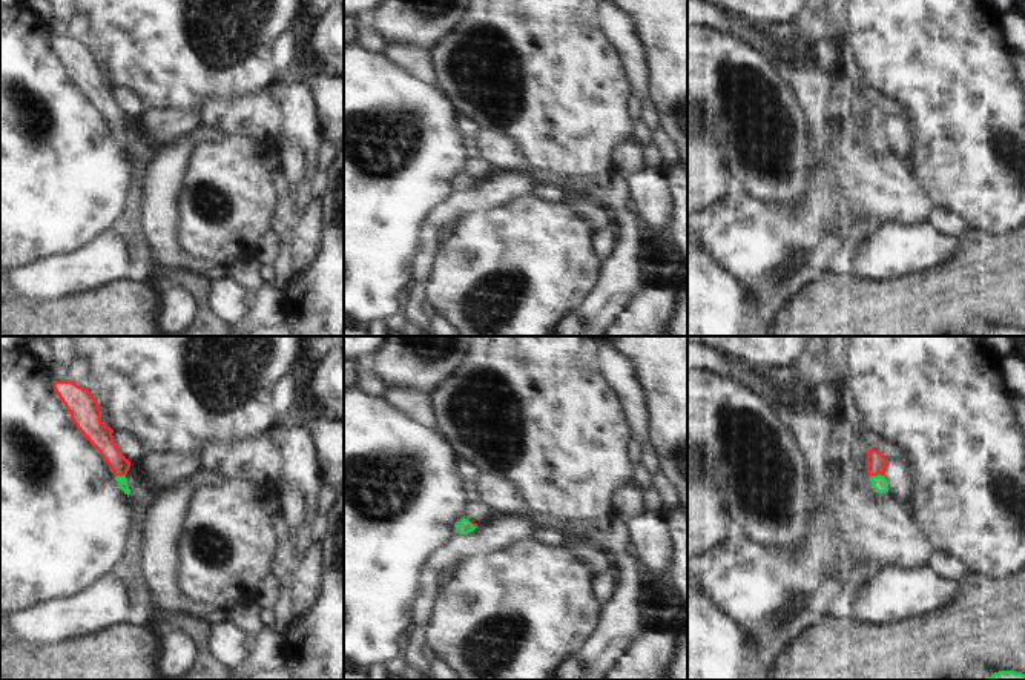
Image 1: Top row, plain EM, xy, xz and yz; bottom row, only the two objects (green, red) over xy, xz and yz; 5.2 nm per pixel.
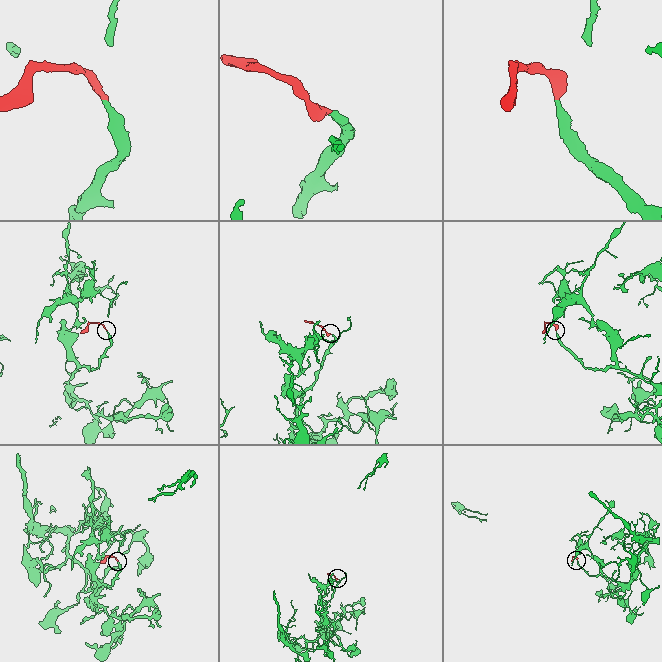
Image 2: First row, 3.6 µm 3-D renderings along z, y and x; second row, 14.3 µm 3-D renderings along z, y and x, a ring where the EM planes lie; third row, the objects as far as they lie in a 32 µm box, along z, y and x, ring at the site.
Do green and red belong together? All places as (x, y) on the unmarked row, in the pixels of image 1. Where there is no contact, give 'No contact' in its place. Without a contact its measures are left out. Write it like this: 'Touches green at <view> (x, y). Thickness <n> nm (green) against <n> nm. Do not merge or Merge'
Touches green at yz (878, 131). Thickness 80 nm (green) against 110 nm. Merge.

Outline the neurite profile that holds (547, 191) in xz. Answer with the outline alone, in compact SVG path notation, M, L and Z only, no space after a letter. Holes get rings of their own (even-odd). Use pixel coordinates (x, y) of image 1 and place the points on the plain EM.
M534 183L534 190L546 201L563 201L575 196L574 189L563 189L552 183Z

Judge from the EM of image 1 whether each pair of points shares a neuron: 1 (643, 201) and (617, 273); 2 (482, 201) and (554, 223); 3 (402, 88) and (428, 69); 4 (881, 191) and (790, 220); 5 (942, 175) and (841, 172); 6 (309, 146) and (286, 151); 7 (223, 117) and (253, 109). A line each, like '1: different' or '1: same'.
1: different
2: different
3: different
4: same
5: different
6: different
7: same

